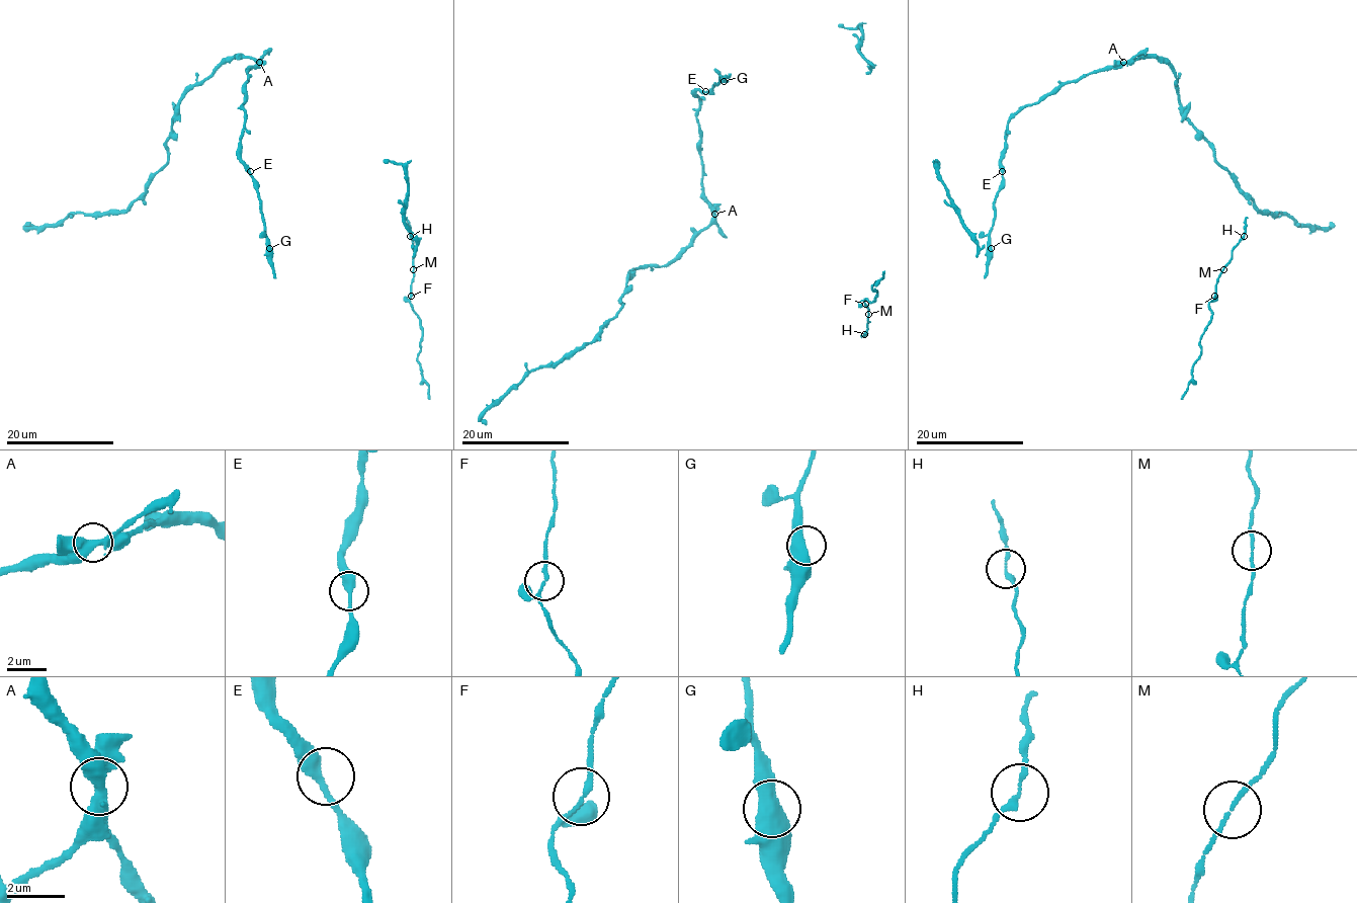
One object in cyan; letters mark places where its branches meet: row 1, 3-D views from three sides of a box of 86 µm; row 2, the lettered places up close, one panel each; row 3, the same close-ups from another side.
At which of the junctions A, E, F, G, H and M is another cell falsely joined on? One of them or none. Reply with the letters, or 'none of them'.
A

